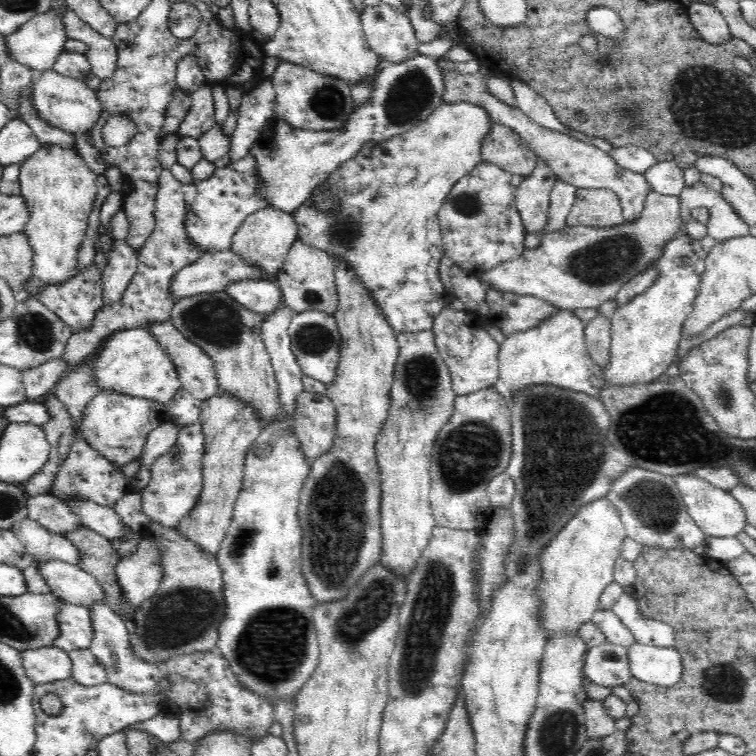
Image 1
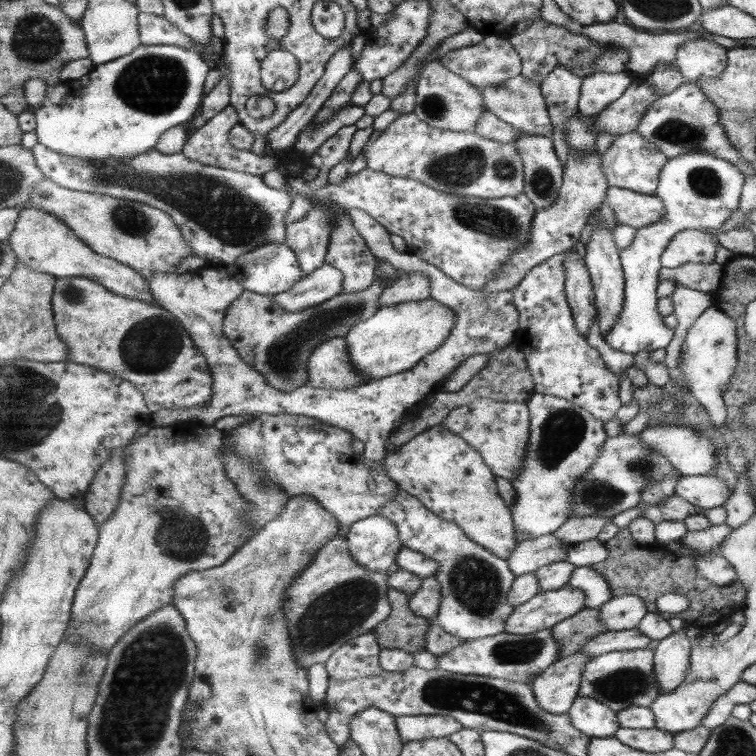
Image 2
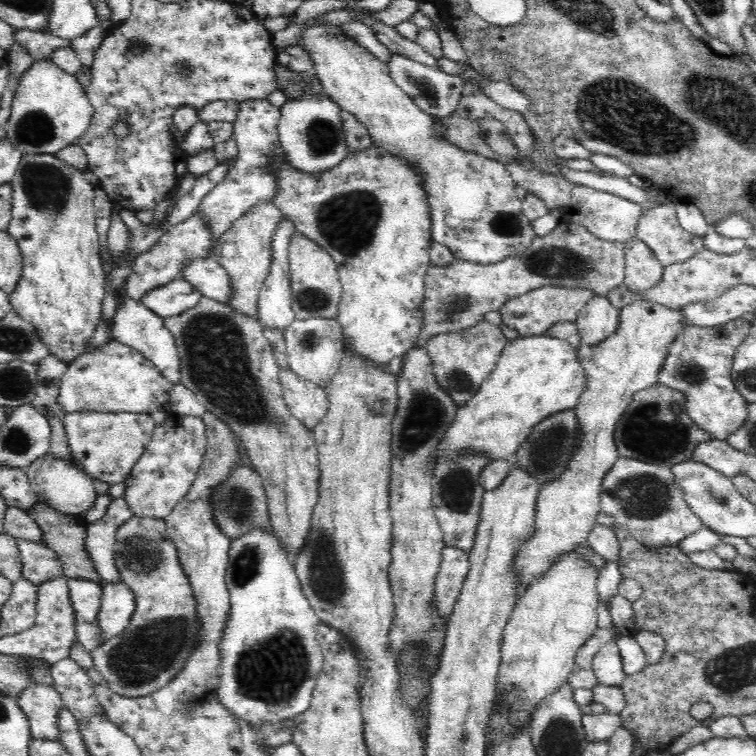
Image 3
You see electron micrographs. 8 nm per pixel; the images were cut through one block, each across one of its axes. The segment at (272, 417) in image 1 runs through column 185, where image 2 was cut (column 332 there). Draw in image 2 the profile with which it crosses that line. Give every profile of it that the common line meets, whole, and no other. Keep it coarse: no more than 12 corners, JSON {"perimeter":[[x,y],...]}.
{"perimeter":[[389,283],[301,312],[245,289],[224,332],[273,387],[308,384],[307,359],[377,314]]}

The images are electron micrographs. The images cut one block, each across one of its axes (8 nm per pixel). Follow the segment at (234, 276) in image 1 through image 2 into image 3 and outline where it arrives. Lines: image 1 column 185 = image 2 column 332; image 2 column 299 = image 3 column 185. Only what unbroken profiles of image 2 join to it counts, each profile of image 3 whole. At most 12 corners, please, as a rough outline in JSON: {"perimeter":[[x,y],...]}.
{"perimeter":[[180,278],[141,302],[161,319],[194,308],[201,297]]}

